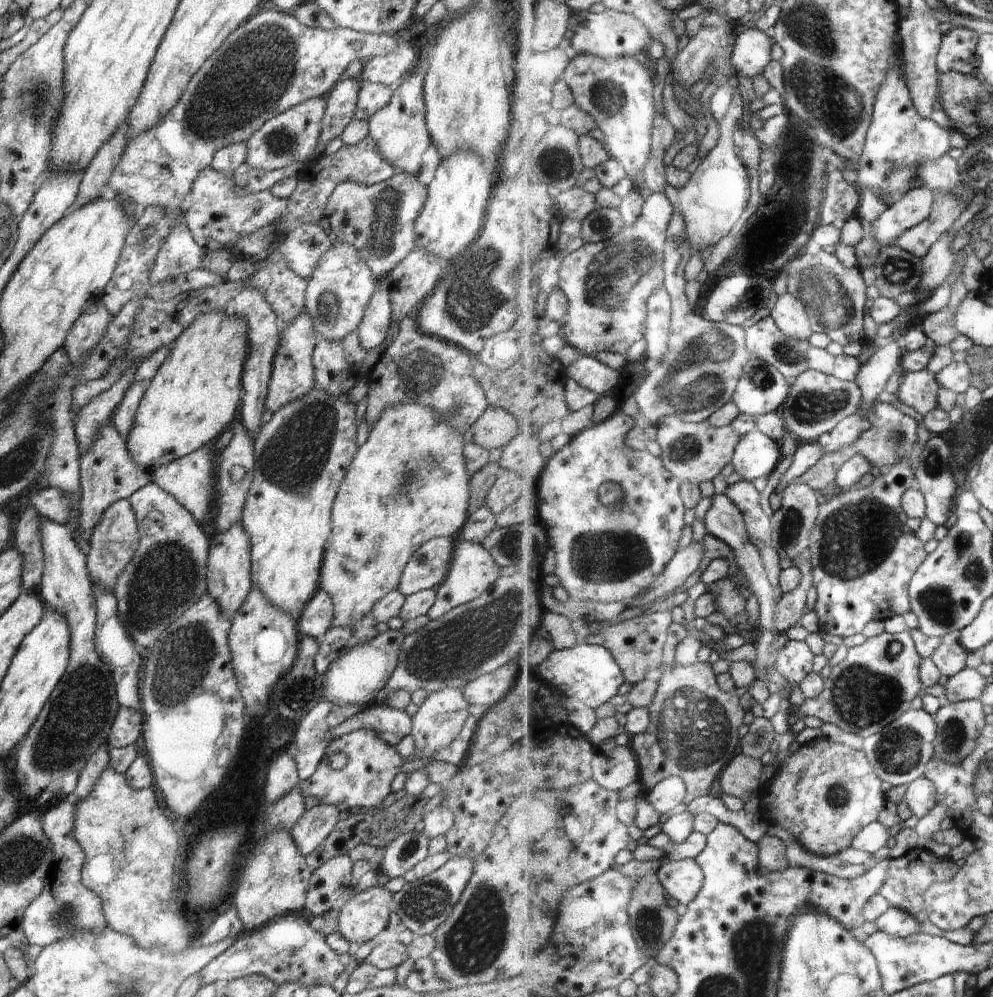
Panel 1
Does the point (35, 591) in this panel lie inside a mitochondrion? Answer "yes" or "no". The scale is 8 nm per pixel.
no

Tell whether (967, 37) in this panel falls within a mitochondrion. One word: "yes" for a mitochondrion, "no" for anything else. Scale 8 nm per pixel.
no

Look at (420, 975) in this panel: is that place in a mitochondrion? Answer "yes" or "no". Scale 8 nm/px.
no

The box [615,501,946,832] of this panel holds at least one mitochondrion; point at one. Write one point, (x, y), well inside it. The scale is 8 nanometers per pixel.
(690, 705)

